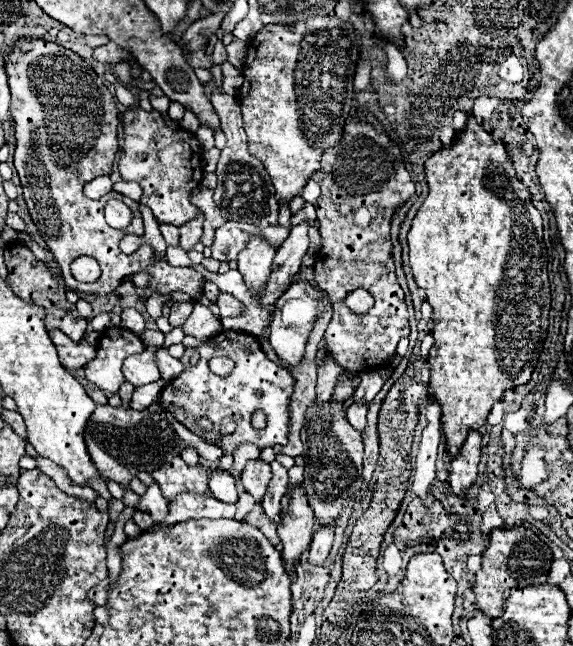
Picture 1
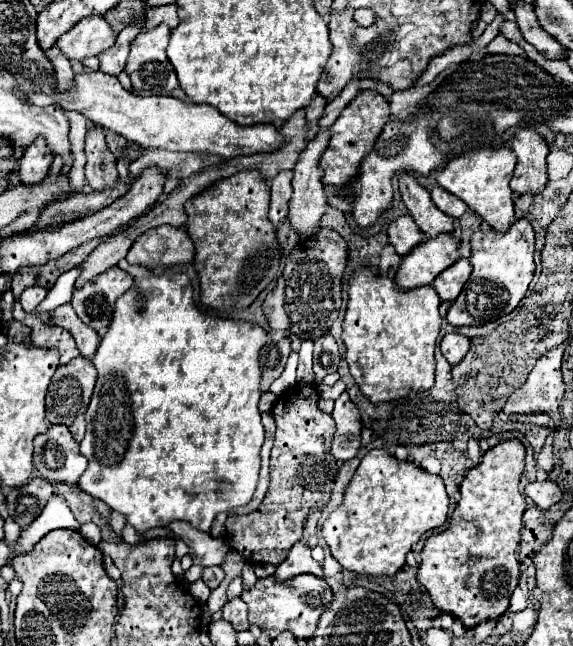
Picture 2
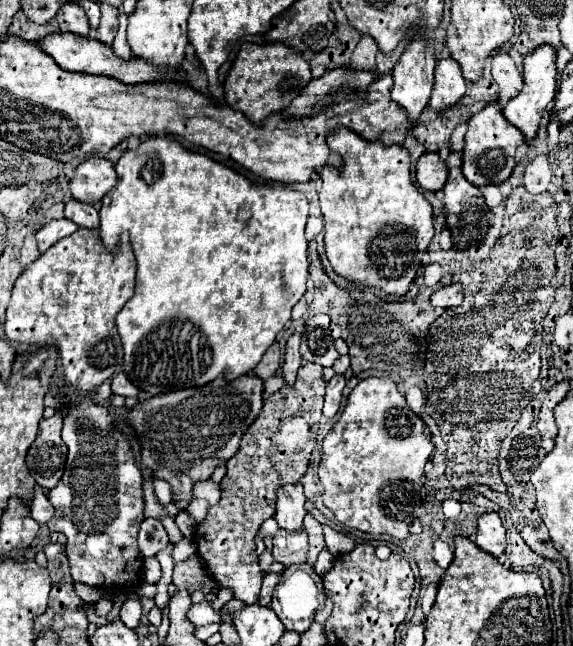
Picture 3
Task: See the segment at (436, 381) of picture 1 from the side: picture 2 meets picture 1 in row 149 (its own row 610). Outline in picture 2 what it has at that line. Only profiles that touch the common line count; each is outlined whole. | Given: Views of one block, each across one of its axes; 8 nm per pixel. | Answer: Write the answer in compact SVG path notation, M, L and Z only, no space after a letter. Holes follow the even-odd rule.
M518 438L504 440L490 448L478 466L468 470L462 486L460 486L460 502L450 518L446 530L432 534L420 556L420 570L418 582L428 590L432 602L442 612L450 612L462 620L466 628L474 628L476 624L502 616L508 608L510 594L514 592L520 576L520 562L516 558L516 548L520 544L520 530L522 530L522 514L526 510L526 500L520 494L520 476L524 472L524 446Z

